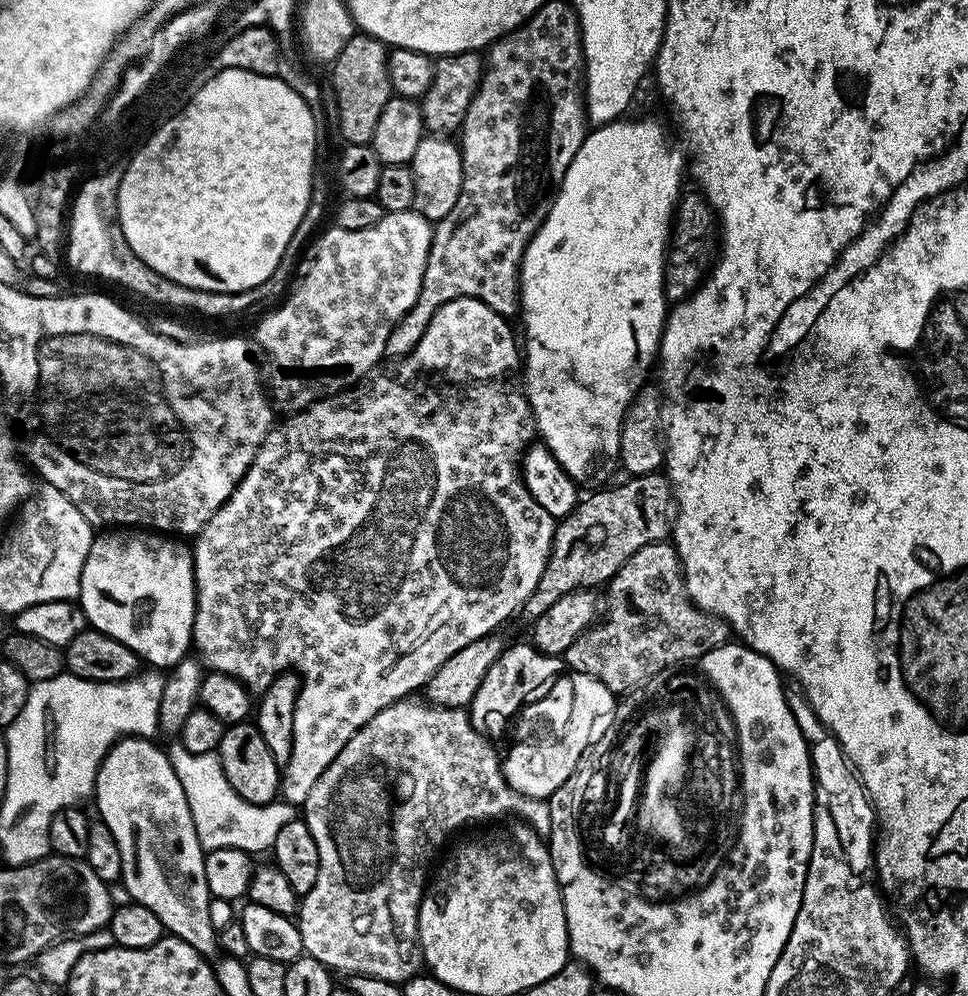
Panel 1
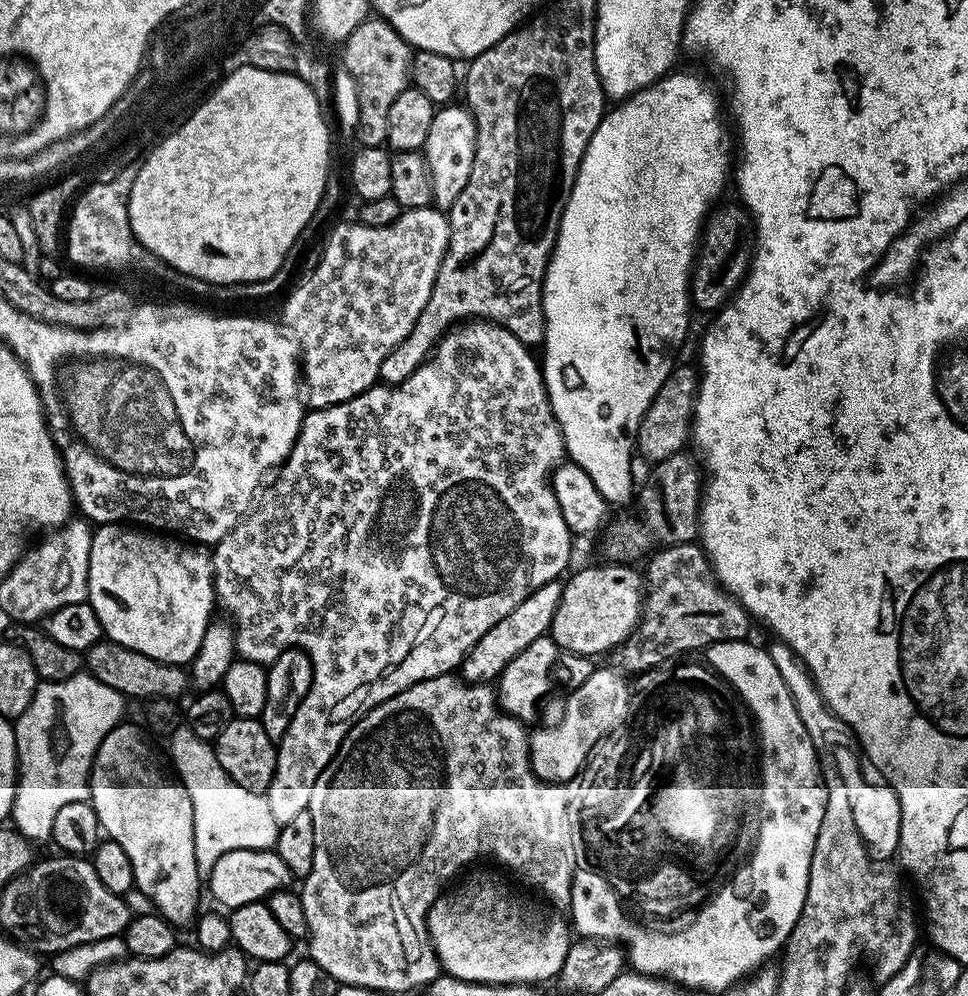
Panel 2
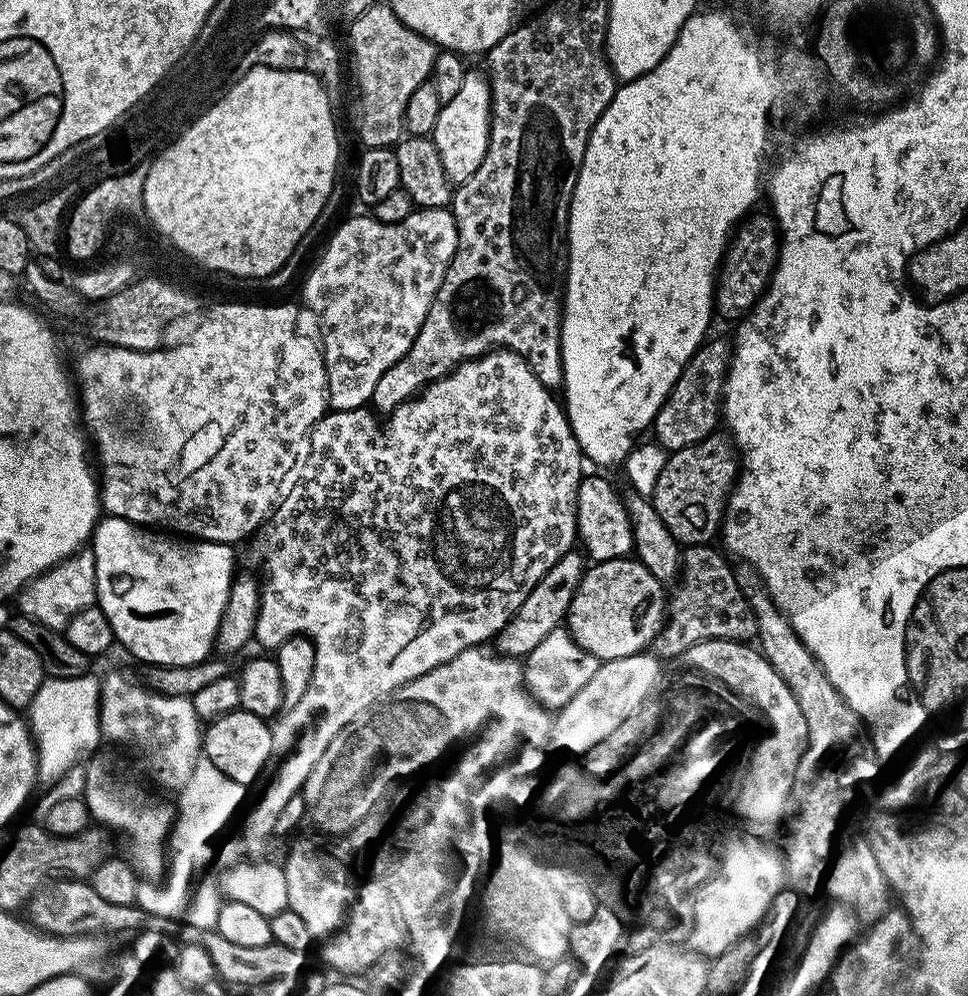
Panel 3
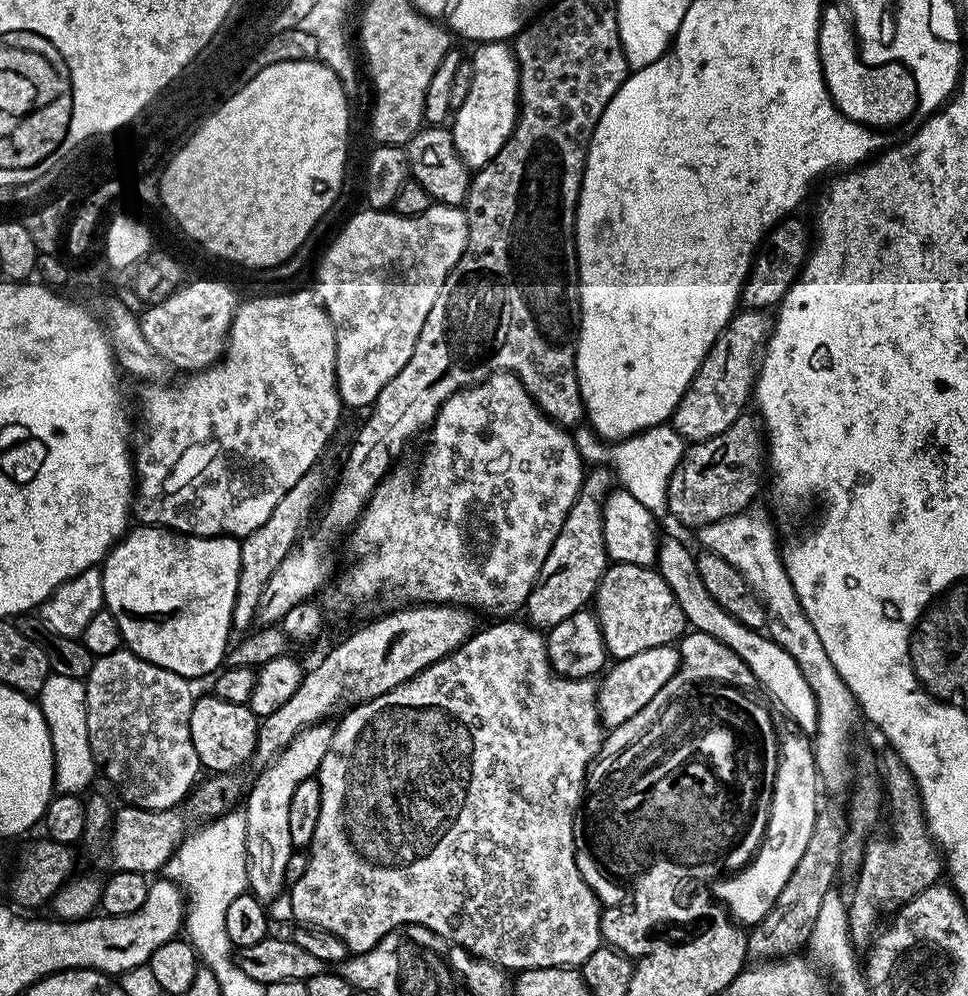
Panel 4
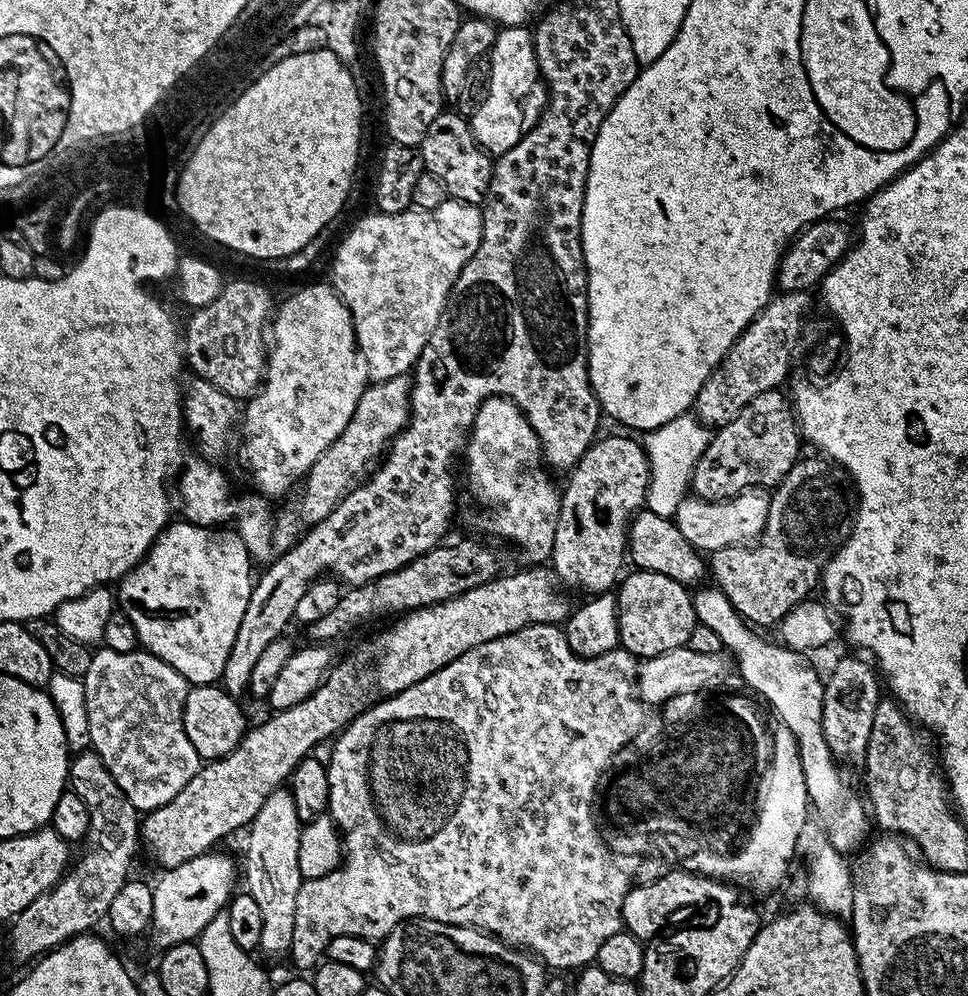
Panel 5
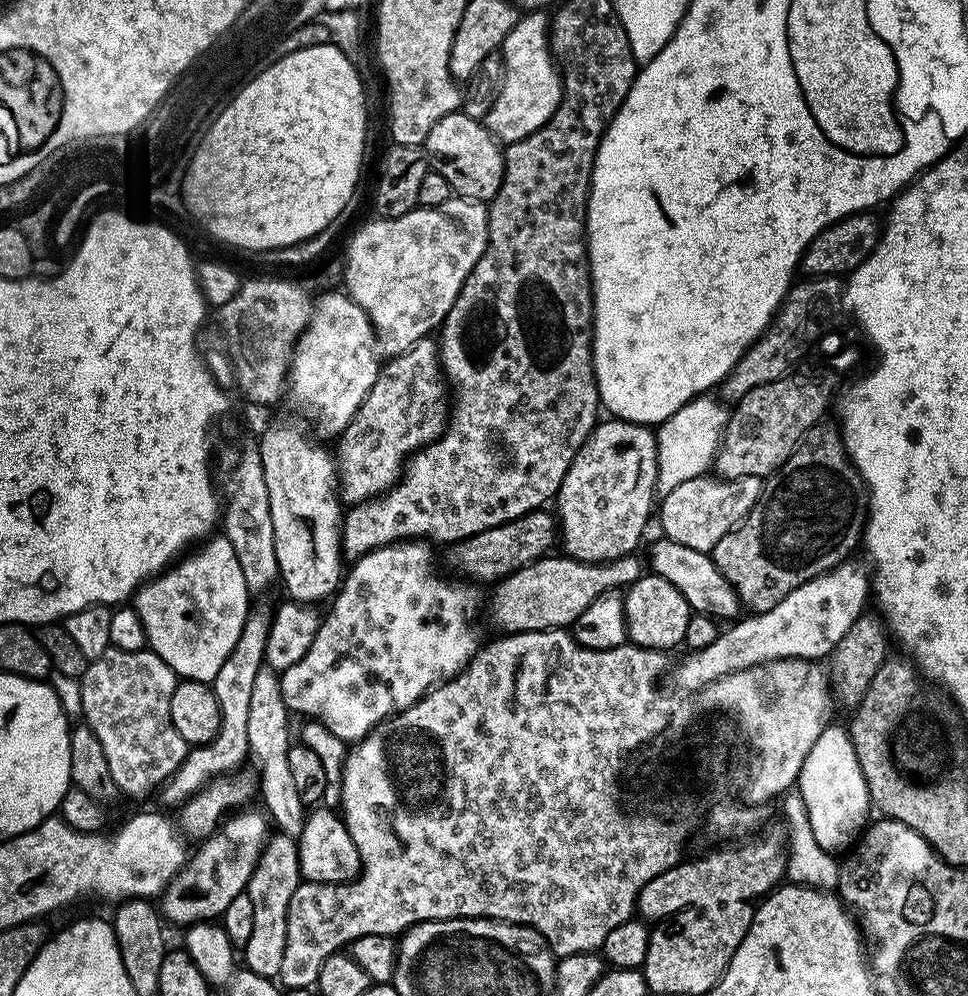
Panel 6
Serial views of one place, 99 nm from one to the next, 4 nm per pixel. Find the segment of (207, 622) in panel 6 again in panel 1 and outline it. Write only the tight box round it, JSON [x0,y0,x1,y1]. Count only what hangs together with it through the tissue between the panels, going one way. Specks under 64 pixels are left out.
[78,530,196,670]

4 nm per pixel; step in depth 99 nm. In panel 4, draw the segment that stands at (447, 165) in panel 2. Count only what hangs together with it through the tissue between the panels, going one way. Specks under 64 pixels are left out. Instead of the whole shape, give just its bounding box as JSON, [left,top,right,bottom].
[450,42,520,170]

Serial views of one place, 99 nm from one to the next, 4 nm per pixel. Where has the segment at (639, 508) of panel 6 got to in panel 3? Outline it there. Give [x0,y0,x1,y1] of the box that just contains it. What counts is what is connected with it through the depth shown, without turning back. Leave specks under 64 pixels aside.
[495,550,585,658]

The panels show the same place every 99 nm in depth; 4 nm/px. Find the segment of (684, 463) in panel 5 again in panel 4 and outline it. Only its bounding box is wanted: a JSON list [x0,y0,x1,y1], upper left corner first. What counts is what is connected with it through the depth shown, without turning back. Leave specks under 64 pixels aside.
[572,423,686,518]

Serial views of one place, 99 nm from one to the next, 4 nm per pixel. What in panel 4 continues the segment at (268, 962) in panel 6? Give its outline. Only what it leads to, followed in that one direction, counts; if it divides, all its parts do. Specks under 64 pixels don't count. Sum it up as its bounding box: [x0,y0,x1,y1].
[243,722,334,902]

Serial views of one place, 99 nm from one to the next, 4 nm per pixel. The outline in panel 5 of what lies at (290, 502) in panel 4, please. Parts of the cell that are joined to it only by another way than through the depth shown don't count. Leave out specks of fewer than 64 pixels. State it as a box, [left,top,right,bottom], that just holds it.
[272,375,412,553]

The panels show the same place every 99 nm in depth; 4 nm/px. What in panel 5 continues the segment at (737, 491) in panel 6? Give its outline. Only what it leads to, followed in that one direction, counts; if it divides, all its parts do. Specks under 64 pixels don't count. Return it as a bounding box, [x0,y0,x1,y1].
[674,486,769,554]

